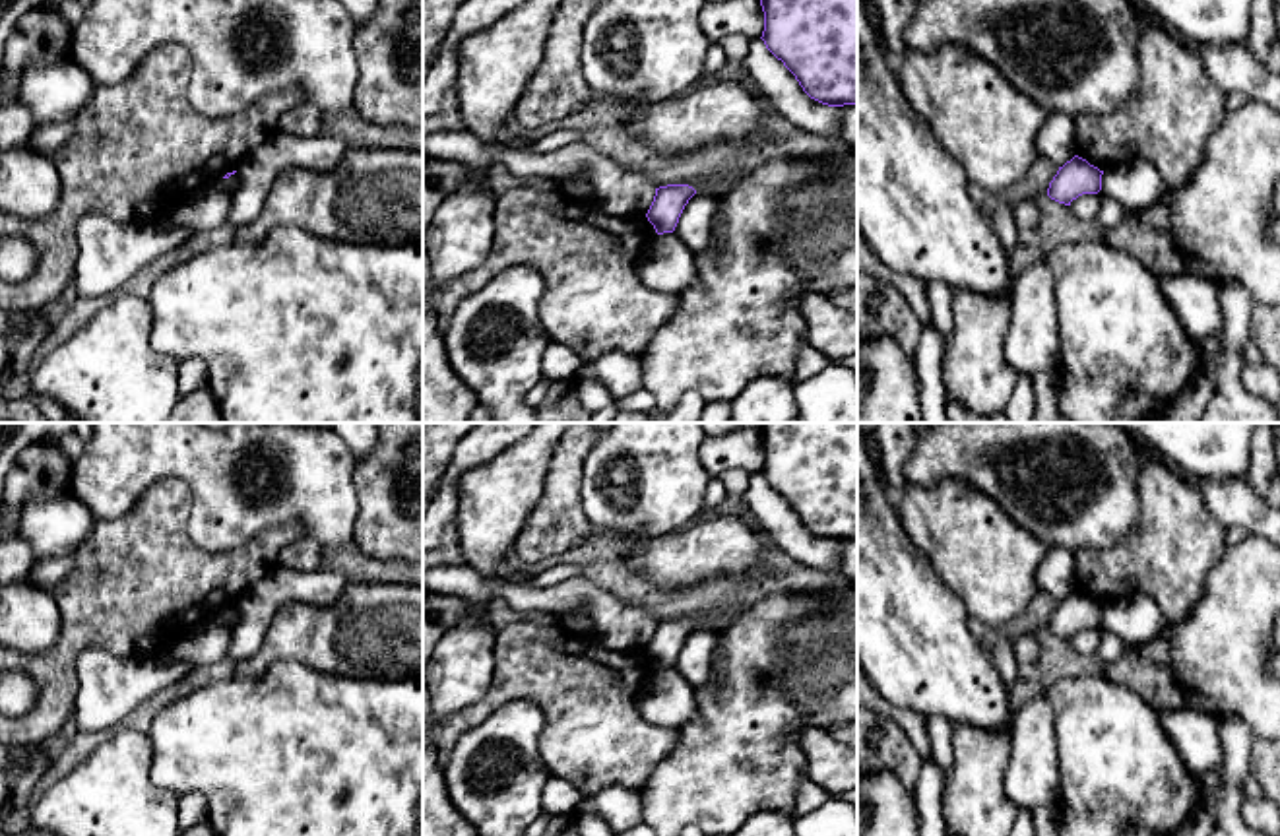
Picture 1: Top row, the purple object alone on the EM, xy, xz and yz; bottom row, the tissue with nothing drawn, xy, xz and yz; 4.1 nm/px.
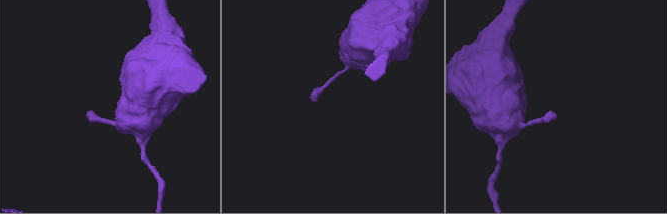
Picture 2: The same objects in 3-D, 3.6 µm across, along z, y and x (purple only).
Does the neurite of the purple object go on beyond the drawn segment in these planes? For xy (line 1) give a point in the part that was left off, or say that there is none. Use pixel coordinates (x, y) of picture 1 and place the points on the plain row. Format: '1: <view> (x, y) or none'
1: none

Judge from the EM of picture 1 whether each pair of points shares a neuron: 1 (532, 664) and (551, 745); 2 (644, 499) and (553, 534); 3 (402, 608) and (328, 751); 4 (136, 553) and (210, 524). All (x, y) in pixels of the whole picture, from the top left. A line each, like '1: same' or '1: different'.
1: same
2: different
3: different
4: different

